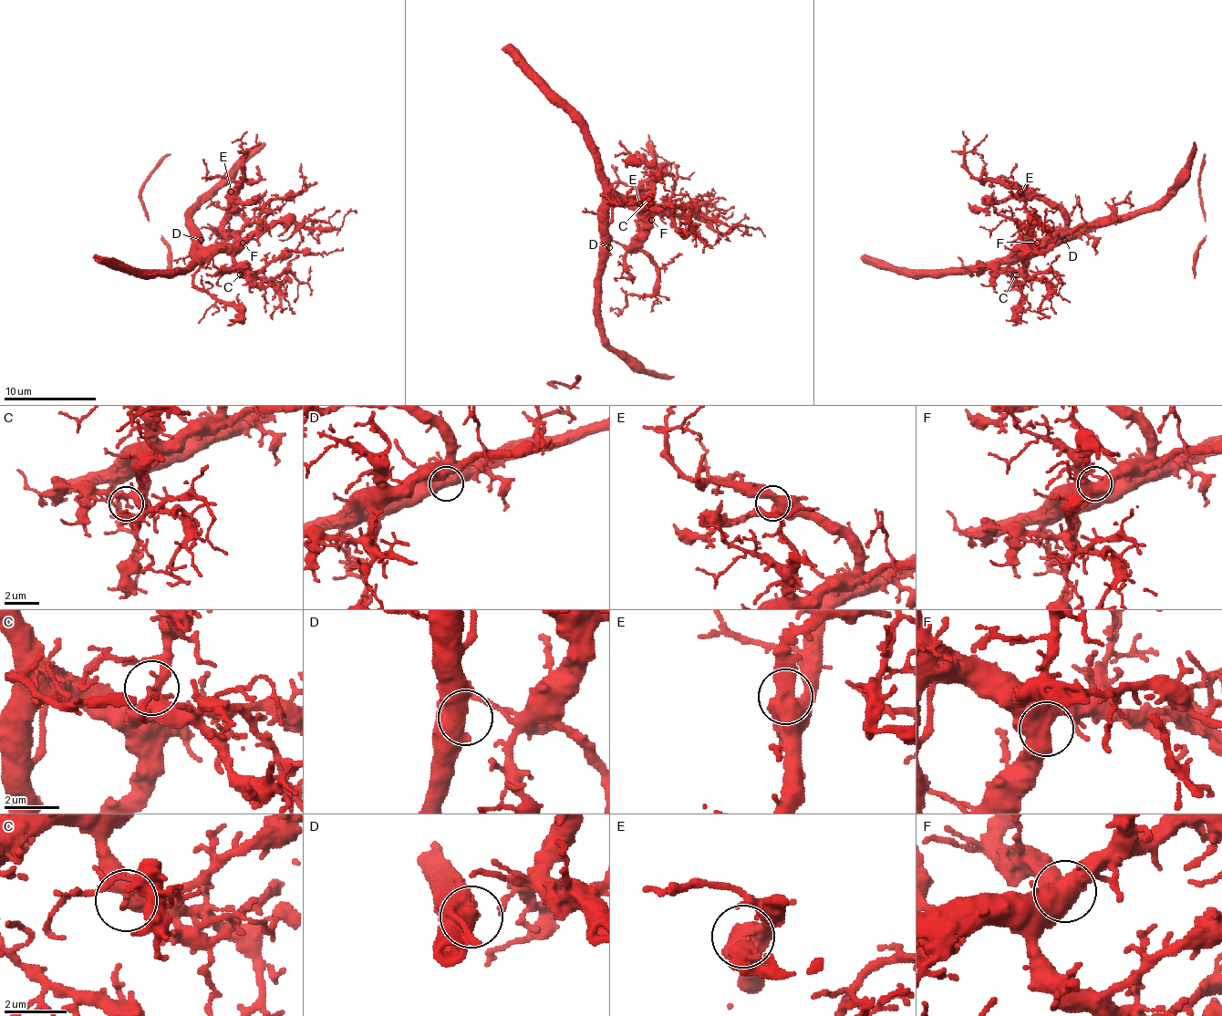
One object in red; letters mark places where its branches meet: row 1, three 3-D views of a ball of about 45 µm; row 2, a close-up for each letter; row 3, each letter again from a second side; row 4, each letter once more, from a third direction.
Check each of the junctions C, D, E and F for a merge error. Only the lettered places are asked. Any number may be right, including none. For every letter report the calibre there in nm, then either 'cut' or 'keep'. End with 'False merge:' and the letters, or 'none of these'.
C: calibre 280 nm; keep
D: calibre 600 nm; keep
E: calibre 550 nm; keep
F: calibre 550 nm; keep
False merge: none of these

